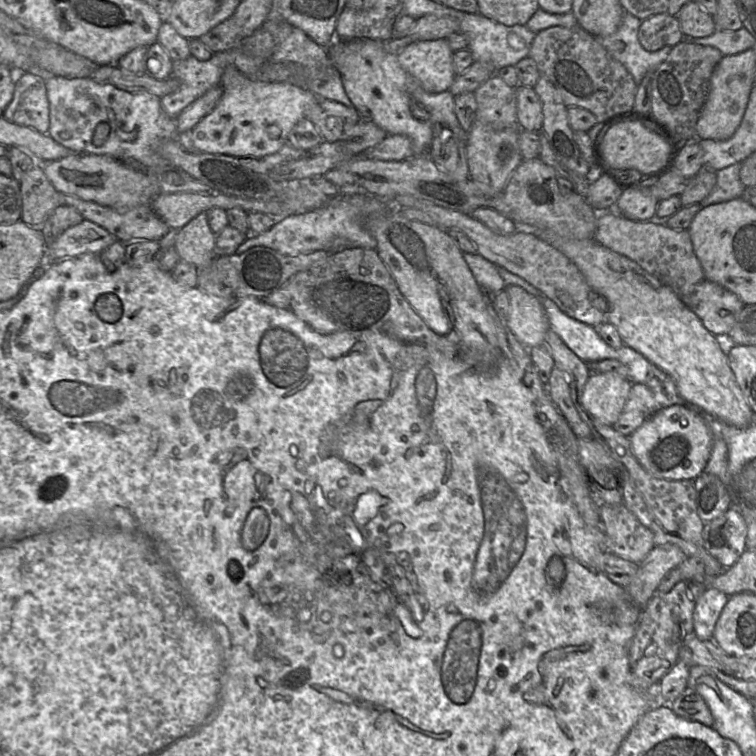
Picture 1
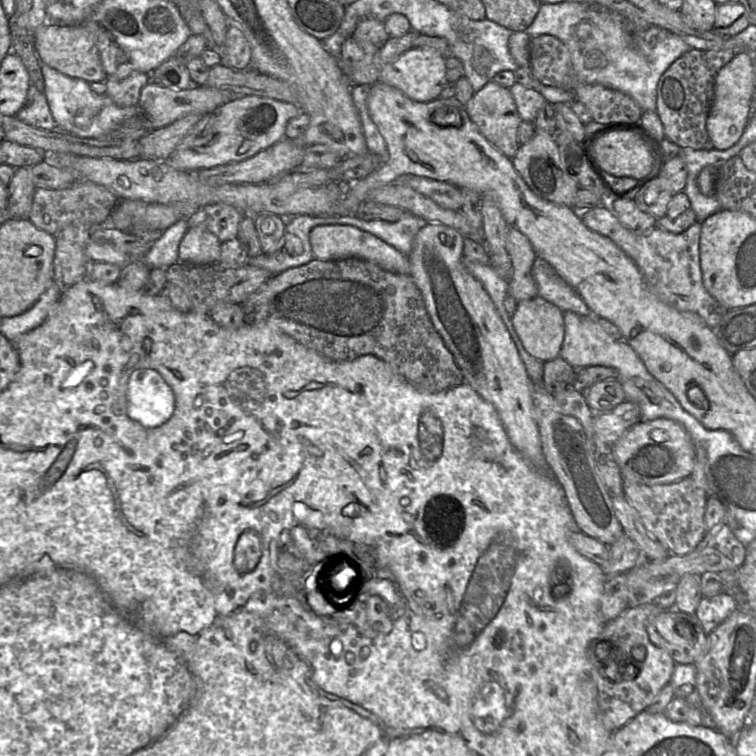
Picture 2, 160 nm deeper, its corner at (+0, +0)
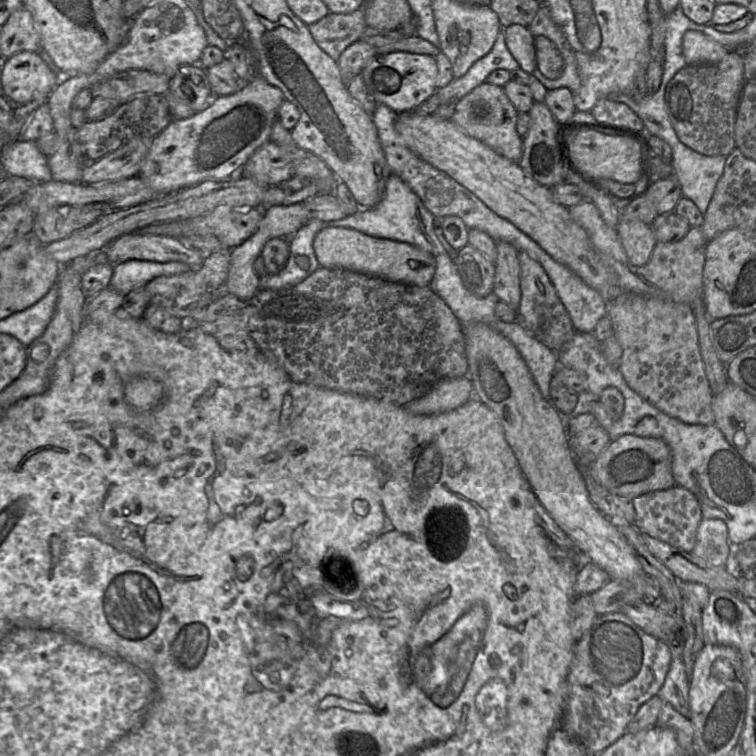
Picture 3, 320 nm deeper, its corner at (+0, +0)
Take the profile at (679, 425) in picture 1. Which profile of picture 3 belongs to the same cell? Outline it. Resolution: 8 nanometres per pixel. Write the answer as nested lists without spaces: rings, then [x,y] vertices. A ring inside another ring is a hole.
[[[625,434],[612,440],[590,466],[594,479],[611,493],[630,500],[676,485],[670,447],[661,439]]]

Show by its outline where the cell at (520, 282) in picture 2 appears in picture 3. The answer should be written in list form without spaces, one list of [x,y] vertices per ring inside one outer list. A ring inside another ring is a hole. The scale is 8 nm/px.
[[[518,252],[520,265],[521,299],[518,307],[518,319],[528,331],[558,353],[563,345],[576,334],[576,329],[568,311],[562,303],[554,285],[543,267],[526,252]]]

